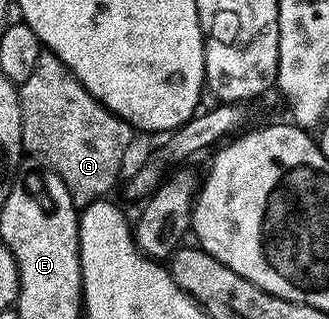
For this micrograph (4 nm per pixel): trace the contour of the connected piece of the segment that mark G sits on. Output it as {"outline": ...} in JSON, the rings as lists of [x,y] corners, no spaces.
{"outline":[[[47,50],[41,51],[33,73],[30,78],[26,78],[24,84],[19,85],[19,89],[24,148],[29,153],[32,151],[36,155],[33,157],[39,158],[59,174],[64,185],[70,190],[71,201],[76,204],[77,209],[83,210],[87,204],[105,199],[120,176],[124,155],[132,144],[133,125],[90,95],[84,89],[82,81],[73,76],[71,70],[54,53]]]}

